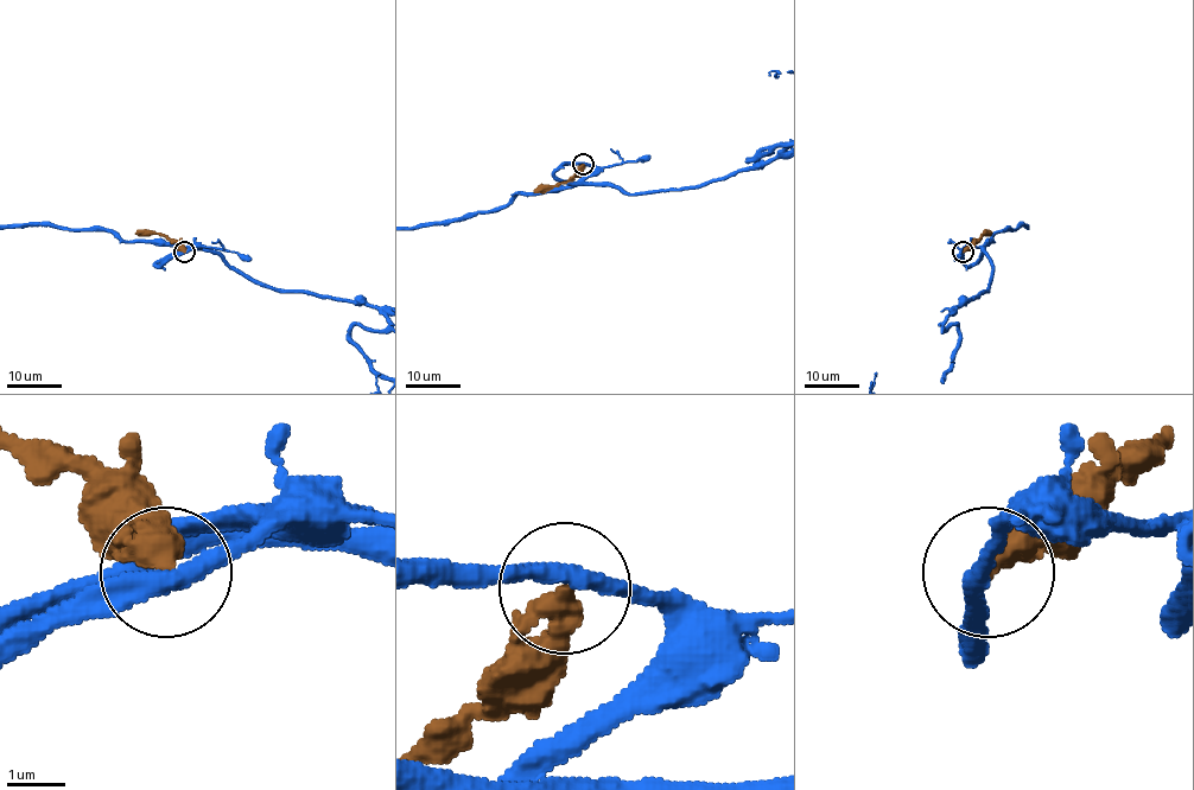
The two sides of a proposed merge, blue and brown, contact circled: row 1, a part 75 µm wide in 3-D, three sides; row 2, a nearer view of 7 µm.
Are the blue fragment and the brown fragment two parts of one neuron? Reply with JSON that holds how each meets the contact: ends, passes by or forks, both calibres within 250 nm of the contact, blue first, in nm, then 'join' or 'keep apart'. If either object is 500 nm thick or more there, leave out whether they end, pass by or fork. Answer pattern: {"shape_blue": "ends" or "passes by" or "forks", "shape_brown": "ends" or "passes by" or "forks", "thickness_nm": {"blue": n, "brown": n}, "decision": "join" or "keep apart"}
{"shape_blue": "passes by", "shape_brown": "ends", "thickness_nm": {"blue": 320, "brown": 460}, "decision": "keep apart"}

